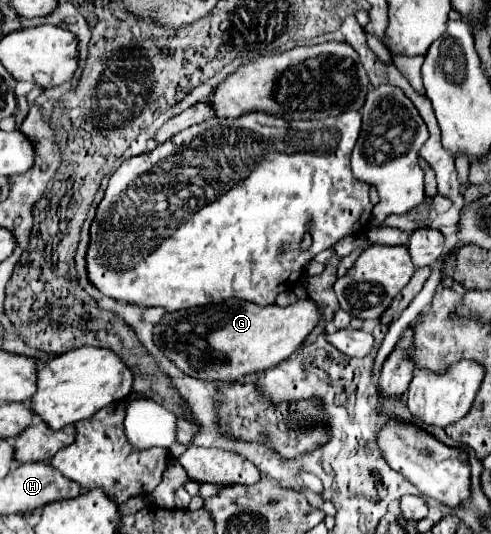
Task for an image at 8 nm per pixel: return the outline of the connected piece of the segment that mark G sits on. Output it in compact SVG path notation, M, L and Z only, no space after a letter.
M298 299L292 305L256 305L252 301L224 301L166 313L154 327L154 343L160 351L192 377L234 381L264 371L290 357L320 323L316 301Z

